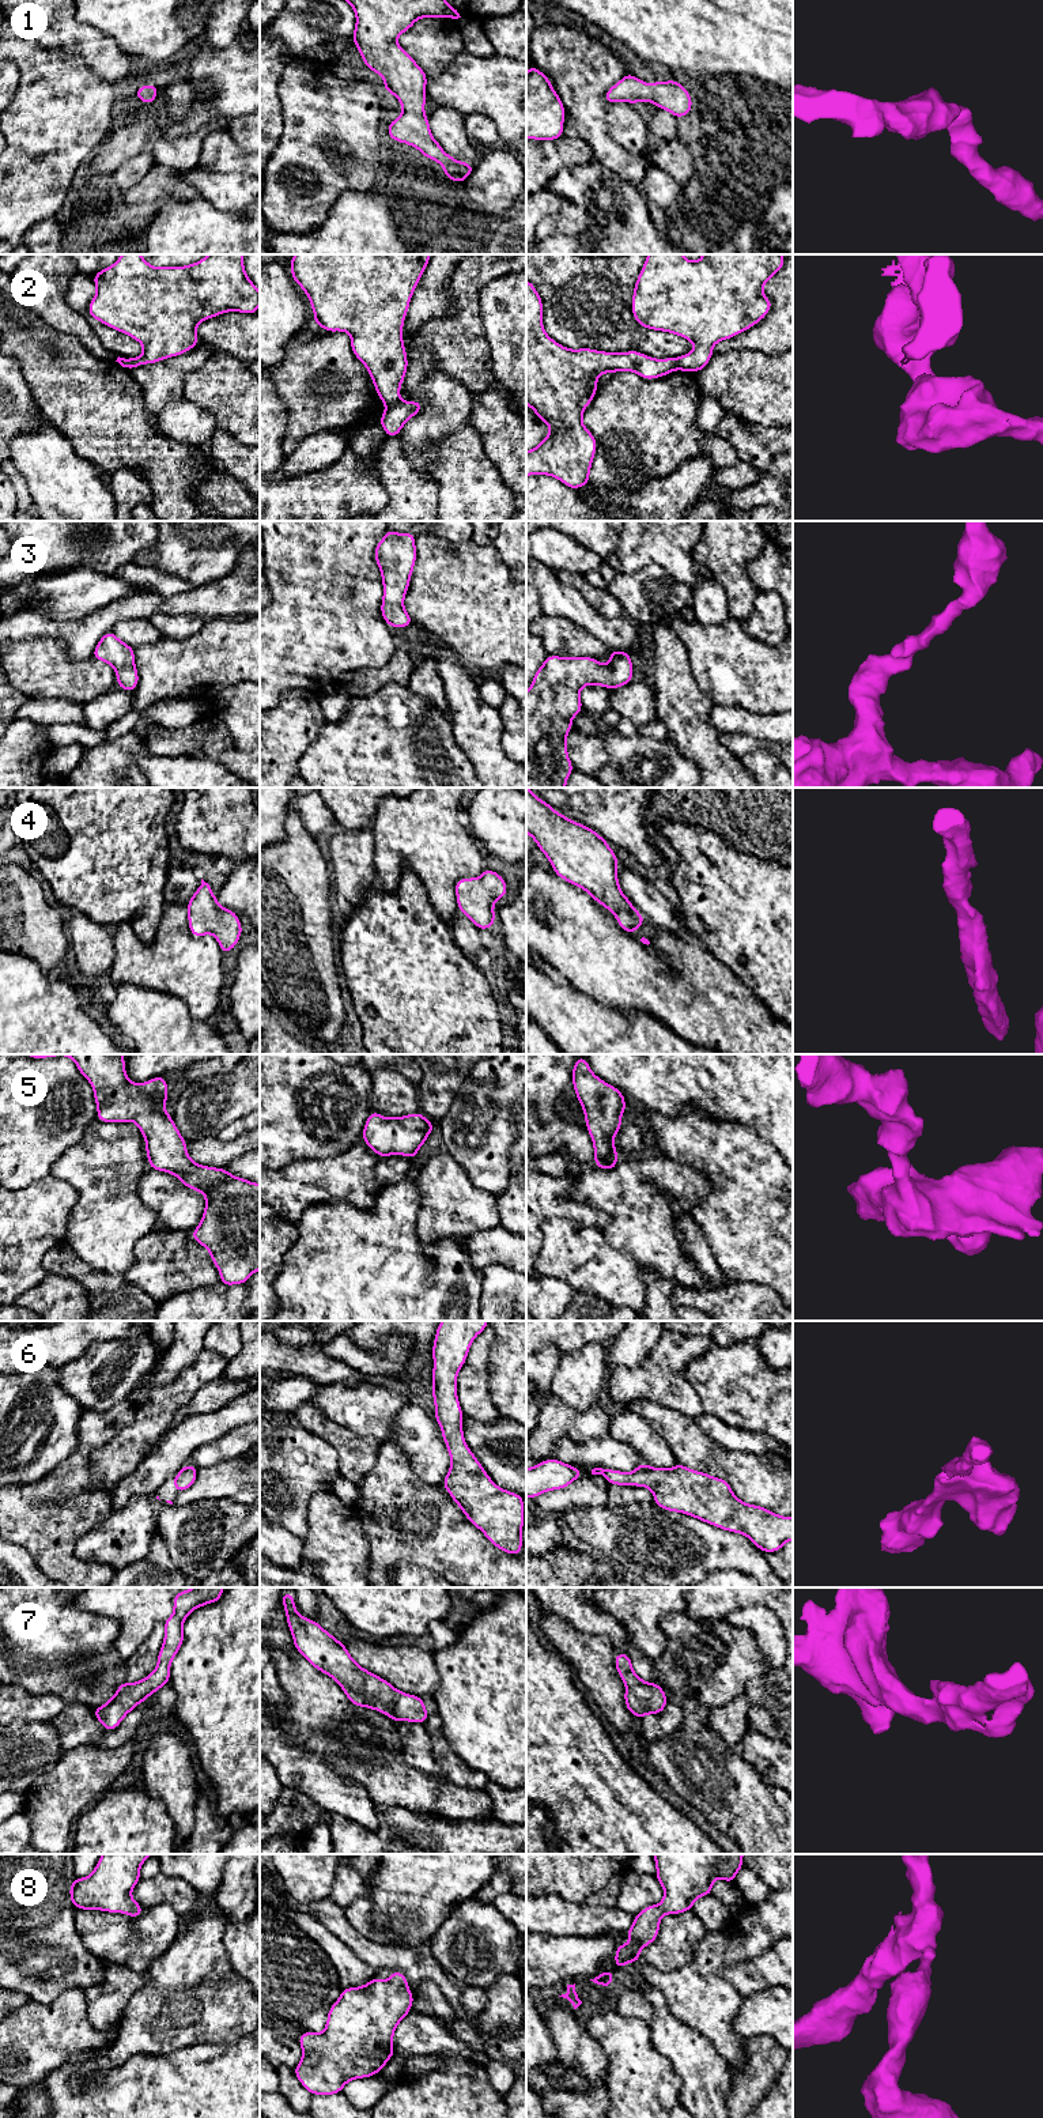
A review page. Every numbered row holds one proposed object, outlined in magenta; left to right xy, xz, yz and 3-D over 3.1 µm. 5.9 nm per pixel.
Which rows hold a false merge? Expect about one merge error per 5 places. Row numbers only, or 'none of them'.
2

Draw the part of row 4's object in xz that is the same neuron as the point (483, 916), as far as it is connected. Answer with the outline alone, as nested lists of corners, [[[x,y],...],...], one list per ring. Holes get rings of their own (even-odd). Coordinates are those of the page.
[[[485,868],[479,879],[468,877],[456,881],[458,910],[464,913],[479,930],[495,925],[494,903],[507,895],[505,879]]]

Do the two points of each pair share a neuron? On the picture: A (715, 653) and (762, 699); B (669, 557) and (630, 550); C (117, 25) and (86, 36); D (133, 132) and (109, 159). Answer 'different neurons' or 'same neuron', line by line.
A: same neuron
B: same neuron
C: different neurons
D: same neuron

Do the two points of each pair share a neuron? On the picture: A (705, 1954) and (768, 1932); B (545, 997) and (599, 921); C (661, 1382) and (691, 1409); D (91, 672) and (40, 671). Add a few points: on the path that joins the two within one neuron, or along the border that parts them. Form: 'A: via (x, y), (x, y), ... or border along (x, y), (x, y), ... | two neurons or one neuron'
A: via (721, 1950), (752, 1935) | one neuron
B: border along (567, 980), (577, 989), (594, 997) | two neurons
C: via (665, 1392), (681, 1400) | one neuron
D: via (79, 672), (52, 672) | one neuron

